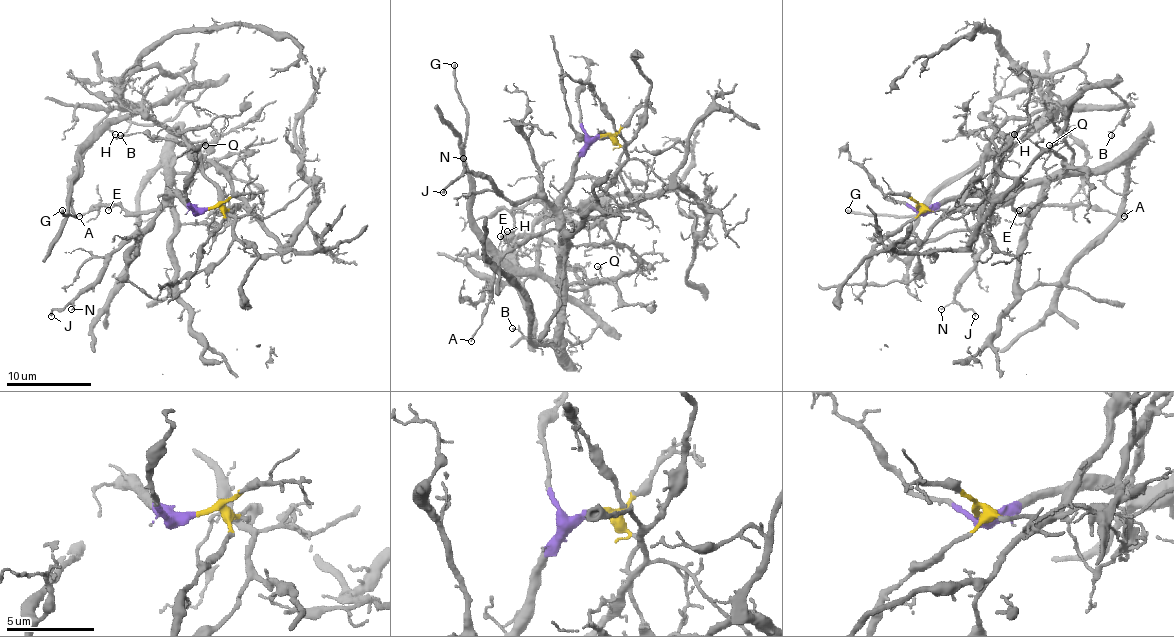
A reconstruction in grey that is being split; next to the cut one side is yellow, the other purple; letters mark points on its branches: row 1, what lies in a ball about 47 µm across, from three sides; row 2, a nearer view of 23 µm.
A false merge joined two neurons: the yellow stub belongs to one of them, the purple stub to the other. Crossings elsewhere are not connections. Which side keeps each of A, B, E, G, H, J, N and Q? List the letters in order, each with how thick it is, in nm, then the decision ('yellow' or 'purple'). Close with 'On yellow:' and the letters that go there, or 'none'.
A: calibre 140 nm; purple
B: calibre 130 nm; yellow
E: calibre 160 nm; purple
G: calibre 240 nm; yellow
H: calibre 90 nm; yellow
J: calibre 190 nm; purple
N: calibre 100 nm; purple
Q: calibre 150 nm; purple
On yellow: B, G, H

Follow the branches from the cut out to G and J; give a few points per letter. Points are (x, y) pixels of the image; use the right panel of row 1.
G: (919, 208), (951, 210), (1009, 119), (1051, 113), (1015, 144), (951, 176), (922, 212), (847, 210)
J: (919, 208), (945, 197), (983, 195), (989, 202), (981, 223), (985, 248), (956, 293), (975, 316)

